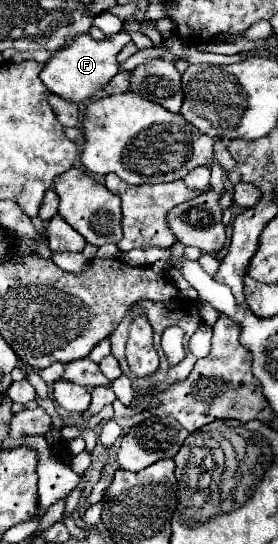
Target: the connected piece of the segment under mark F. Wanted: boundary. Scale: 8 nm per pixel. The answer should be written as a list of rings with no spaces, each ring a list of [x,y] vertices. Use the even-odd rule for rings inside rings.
[[[89,32],[79,34],[71,44],[61,46],[57,52],[53,52],[53,56],[45,62],[41,70],[41,80],[53,94],[59,94],[61,98],[71,102],[83,102],[99,92],[119,72],[117,54],[129,40],[131,36],[127,32],[119,32],[113,38],[103,40],[93,40]]]

